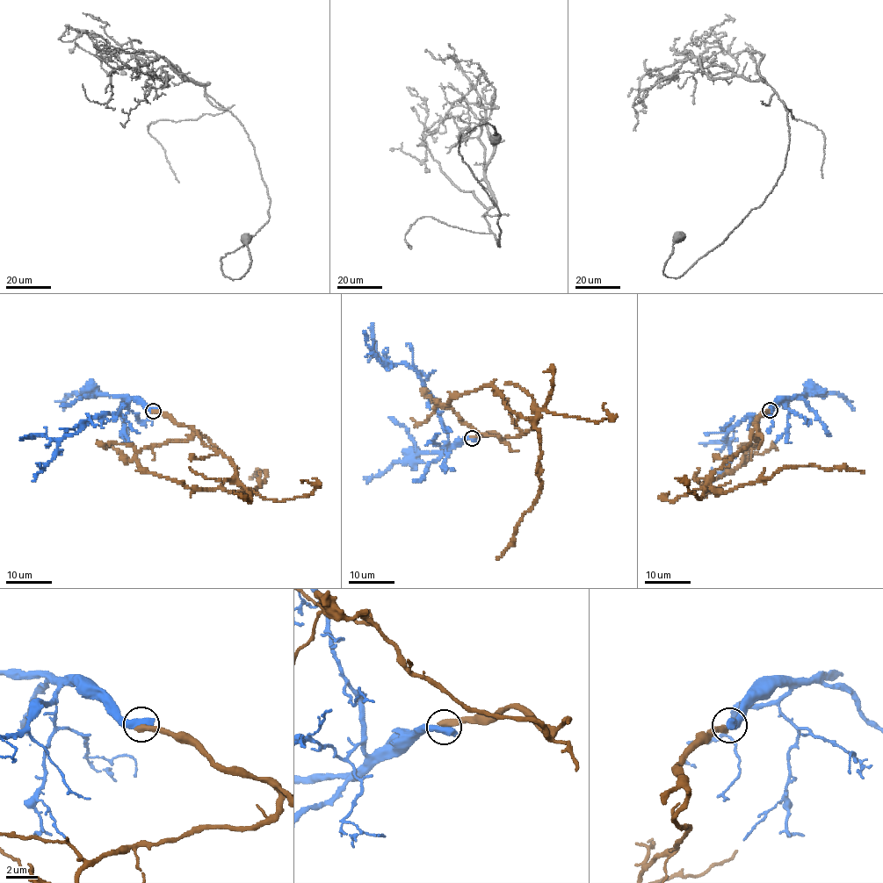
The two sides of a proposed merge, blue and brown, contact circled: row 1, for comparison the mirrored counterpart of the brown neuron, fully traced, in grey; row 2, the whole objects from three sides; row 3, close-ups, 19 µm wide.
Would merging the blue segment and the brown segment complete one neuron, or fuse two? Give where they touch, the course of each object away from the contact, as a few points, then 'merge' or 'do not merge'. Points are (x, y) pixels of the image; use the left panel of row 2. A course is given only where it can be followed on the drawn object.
at (153, 411); blue runs (153, 411), (135, 398), (117, 412), (89, 419), (64, 435), (55, 457), (32, 482); brown runs (153, 411), (193, 433), (146, 447), (134, 456), (141, 469), (195, 490), (252, 493), (266, 471), (249, 477); do not merge

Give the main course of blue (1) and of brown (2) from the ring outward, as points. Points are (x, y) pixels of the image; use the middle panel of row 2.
1: (471, 438), (449, 444), (438, 402), (425, 389), (421, 376), (407, 365), (383, 364), (365, 343), (362, 330)
2: (471, 437), (495, 432), (503, 441), (479, 434), (447, 405), (492, 385), (538, 435), (539, 492), (496, 558)

